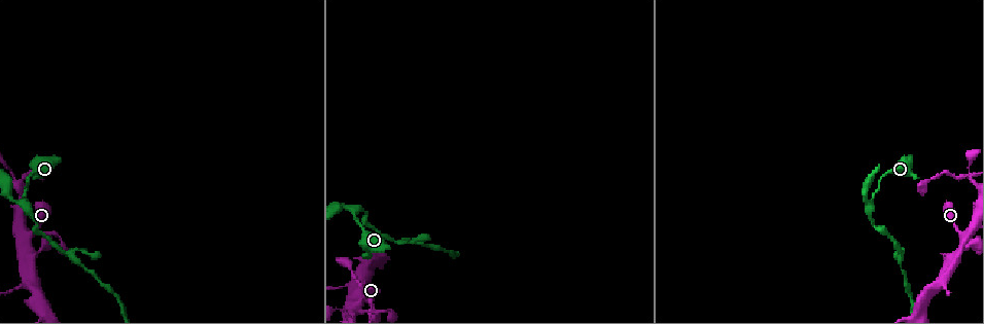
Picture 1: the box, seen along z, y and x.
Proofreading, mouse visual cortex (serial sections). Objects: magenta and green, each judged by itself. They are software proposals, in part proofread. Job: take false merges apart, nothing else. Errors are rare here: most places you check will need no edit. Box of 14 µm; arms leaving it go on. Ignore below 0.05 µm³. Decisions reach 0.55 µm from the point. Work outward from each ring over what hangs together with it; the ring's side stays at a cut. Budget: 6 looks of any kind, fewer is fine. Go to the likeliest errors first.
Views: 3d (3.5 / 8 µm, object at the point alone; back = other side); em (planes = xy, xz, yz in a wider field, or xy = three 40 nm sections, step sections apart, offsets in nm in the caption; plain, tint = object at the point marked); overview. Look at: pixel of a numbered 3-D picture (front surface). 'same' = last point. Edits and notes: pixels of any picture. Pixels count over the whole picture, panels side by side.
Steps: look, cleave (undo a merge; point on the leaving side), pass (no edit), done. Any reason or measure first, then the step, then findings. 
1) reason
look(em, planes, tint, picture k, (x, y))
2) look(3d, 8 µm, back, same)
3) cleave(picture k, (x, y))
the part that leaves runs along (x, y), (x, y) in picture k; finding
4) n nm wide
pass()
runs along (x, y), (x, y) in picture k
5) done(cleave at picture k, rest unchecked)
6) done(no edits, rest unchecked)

sharp bend
look(3d, 3.5 µm, picture 1, (354, 211))

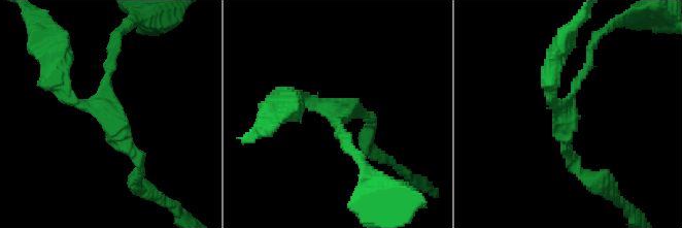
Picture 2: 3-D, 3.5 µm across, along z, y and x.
3 arms; arms of 150, 200, 250 nm
look(em, xy, step 1, tint, picture 2, (105, 96))

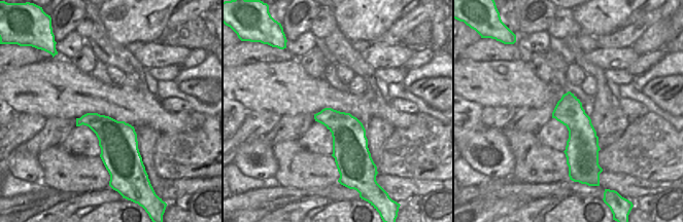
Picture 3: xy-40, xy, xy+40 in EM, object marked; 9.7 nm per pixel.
pass()
runs along (595, 36), (567, 103), (572, 157) in picture 2; all the same cell

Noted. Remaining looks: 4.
side arm on a straight run
look(3d, 3.5 µm, back, picture 1, (395, 241))

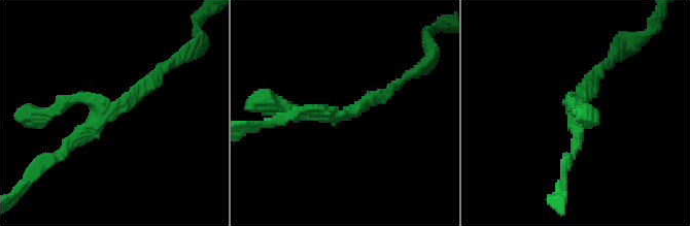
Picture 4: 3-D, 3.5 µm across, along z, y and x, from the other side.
3 arms; arms of 150, 200, 200 nm; now the EM
look(em, planes, tint, picture 4, (346, 113))

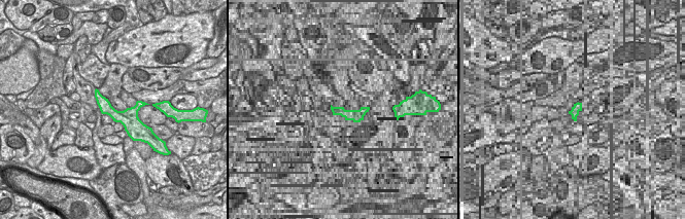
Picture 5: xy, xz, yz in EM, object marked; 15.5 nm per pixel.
pass()
runs along (97, 94), (138, 132) in picture 5; all the same cell

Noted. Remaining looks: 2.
four arms meet
look(3d, 3.5 µm, picture 1, (965, 236))

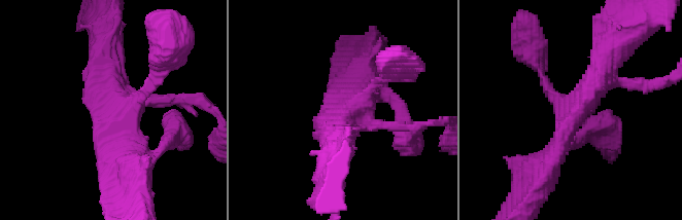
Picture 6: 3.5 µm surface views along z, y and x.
need the tissue
look(em, xy, step 2, tint, picture 6, (565, 107))

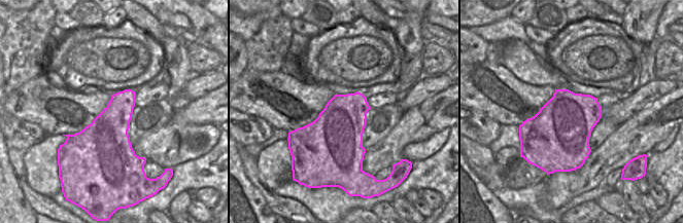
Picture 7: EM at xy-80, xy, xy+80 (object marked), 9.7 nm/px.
pass()
all the same cell

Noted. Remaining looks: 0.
done(no edits, rest unchecked)

